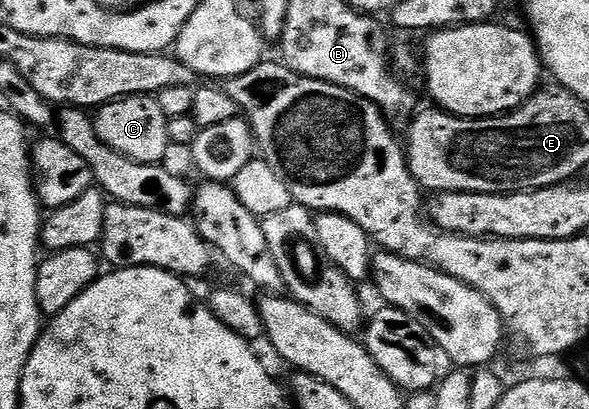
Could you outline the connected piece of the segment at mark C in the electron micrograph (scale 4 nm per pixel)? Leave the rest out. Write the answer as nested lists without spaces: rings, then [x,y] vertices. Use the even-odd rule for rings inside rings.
[[[129,95],[126,99],[116,99],[96,108],[93,115],[95,133],[99,133],[99,141],[115,153],[123,153],[136,163],[164,164],[165,154],[171,151],[169,141],[169,118],[159,109],[159,101],[151,95]]]

